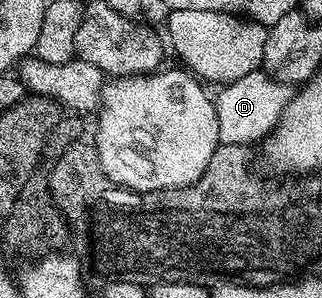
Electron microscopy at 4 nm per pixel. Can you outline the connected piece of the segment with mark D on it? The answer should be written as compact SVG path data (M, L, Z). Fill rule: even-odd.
M262 70L225 83L219 90L221 91L215 95L214 104L220 143L240 146L248 146L254 140L258 142L267 137L275 129L281 112L294 93L287 83L277 81Z

